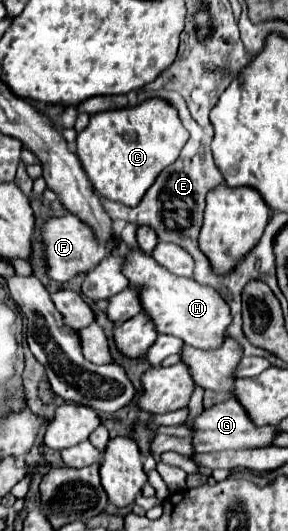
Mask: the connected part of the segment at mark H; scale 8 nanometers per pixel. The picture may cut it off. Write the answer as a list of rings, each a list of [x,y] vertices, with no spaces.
[[[119,248],[123,252],[123,274],[129,280],[129,288],[139,292],[143,312],[155,324],[159,334],[171,334],[185,344],[201,350],[213,350],[225,338],[225,328],[231,324],[231,312],[225,300],[211,288],[197,284],[191,278],[179,278],[159,266],[151,256],[139,248]]]

